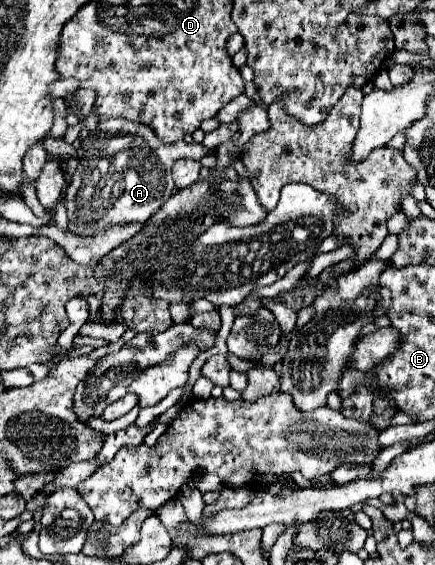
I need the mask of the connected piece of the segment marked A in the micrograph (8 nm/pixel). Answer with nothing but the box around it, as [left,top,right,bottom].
[65,118,213,236]

